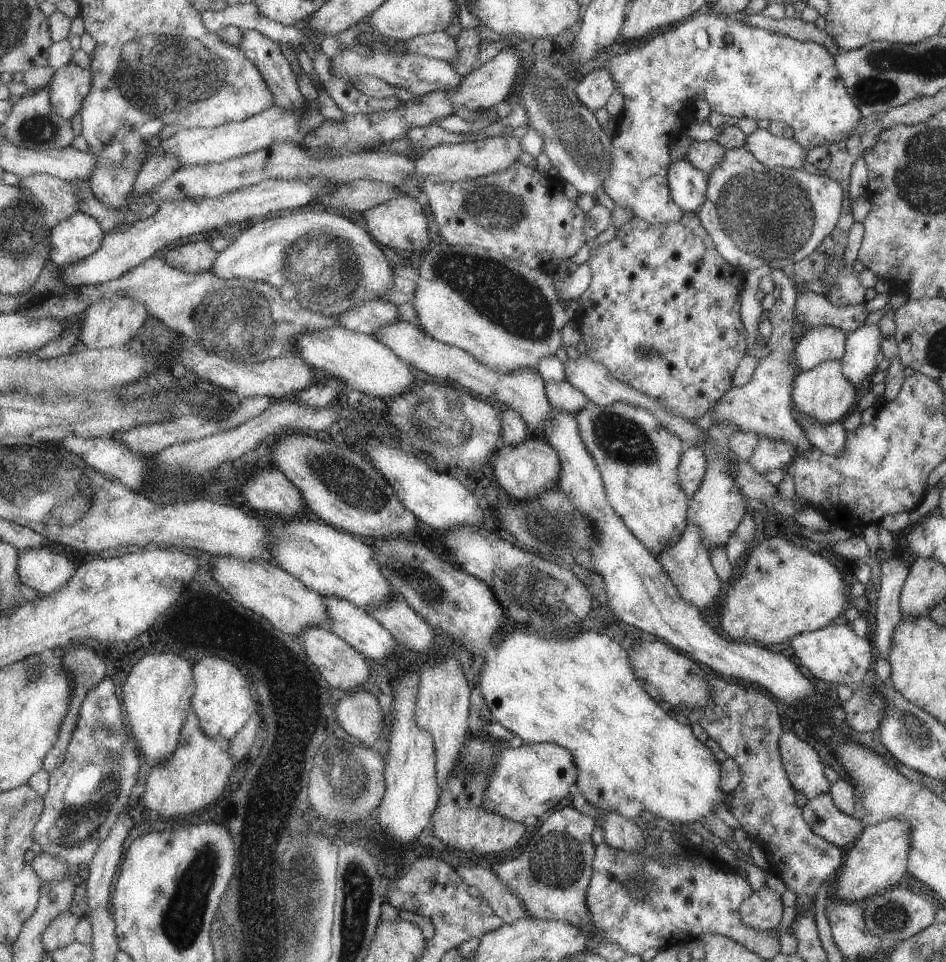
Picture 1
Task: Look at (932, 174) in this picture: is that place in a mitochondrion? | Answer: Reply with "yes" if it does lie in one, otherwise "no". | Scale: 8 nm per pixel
yes

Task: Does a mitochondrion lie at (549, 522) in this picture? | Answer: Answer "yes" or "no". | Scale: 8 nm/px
yes

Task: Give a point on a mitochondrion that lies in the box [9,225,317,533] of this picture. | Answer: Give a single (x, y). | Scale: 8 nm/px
(246, 321)

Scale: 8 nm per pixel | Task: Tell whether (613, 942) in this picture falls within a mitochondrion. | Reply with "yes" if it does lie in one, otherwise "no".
no

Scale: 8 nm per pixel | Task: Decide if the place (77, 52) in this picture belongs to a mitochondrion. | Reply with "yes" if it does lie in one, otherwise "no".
no

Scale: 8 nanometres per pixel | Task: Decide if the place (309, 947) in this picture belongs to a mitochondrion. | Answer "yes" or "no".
yes

